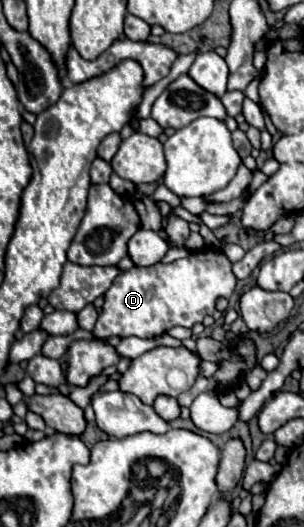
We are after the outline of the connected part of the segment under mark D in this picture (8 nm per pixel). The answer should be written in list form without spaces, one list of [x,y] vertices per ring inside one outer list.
[[[195,250],[187,258],[171,264],[153,264],[147,268],[131,268],[115,278],[115,284],[105,292],[103,312],[95,324],[93,334],[109,336],[139,336],[151,338],[167,332],[173,326],[191,328],[207,314],[215,312],[217,298],[229,298],[235,290],[235,274],[231,262],[221,250]]]

